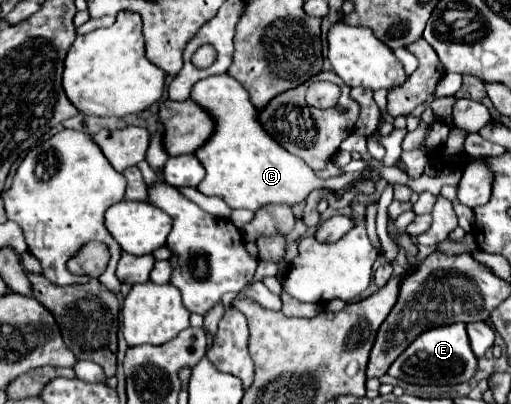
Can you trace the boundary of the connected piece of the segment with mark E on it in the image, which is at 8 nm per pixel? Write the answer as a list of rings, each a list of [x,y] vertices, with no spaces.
[[[462,322],[436,326],[422,332],[390,366],[388,374],[412,384],[460,384],[476,374],[476,356],[472,354],[466,326]]]

